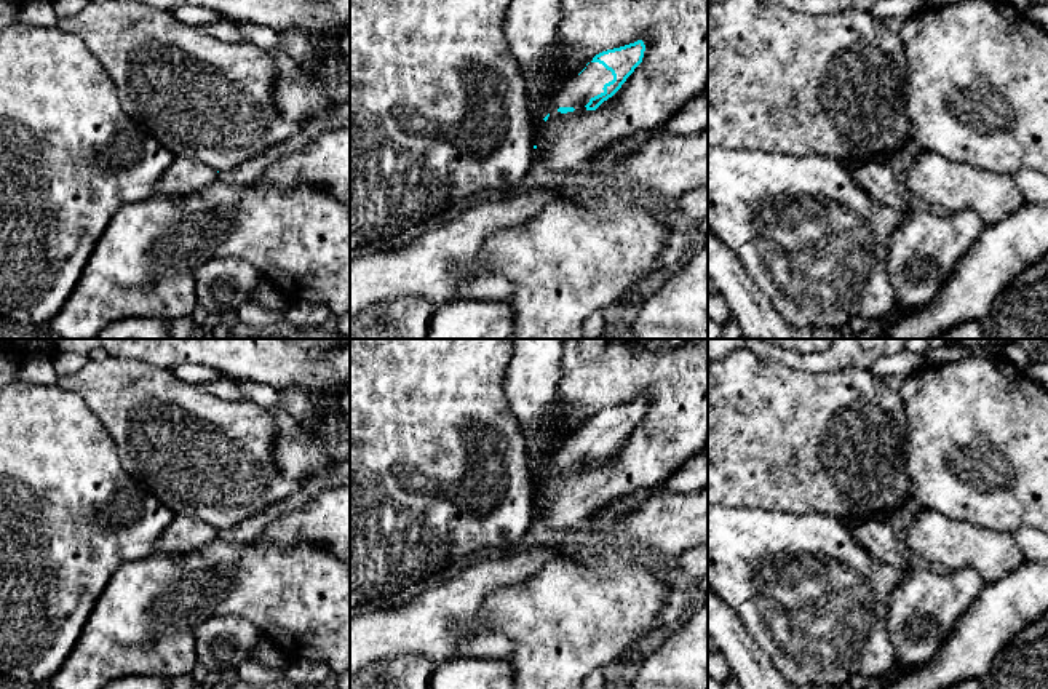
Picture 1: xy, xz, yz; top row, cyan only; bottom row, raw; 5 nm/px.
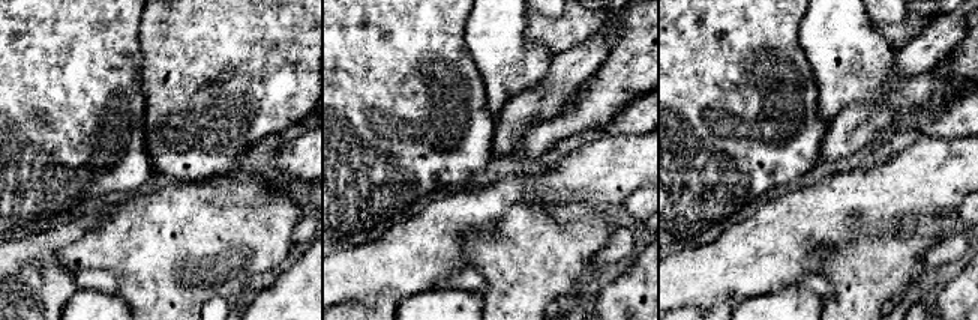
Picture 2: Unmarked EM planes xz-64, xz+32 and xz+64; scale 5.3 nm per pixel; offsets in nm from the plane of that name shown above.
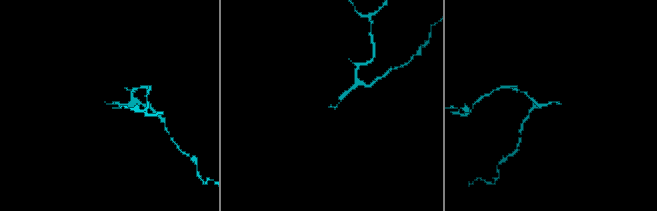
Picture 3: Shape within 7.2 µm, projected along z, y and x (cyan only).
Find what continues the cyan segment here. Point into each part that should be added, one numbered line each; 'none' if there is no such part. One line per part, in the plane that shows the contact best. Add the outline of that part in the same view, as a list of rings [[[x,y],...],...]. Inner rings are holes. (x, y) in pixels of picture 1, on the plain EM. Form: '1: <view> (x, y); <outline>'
1: xz (577, 451); [[[590,420],[586,427],[572,436],[566,446],[551,459],[551,467],[585,465],[591,456],[604,451],[604,443],[612,440],[613,433],[599,420]]]

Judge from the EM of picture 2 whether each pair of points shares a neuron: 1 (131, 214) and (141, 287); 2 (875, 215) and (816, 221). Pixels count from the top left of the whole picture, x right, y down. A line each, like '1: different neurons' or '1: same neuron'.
1: same neuron
2: same neuron

